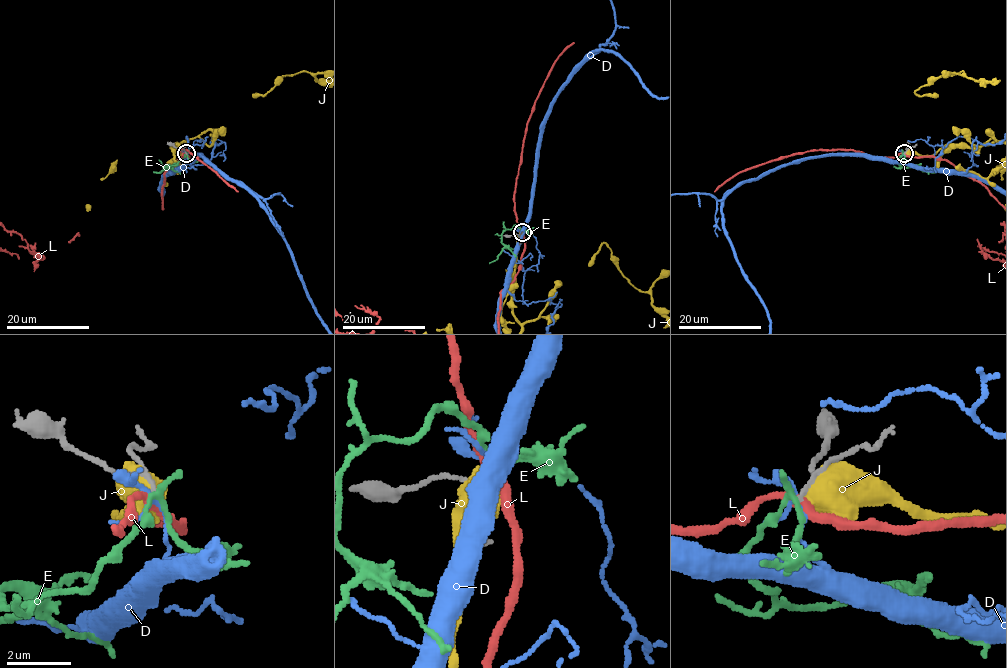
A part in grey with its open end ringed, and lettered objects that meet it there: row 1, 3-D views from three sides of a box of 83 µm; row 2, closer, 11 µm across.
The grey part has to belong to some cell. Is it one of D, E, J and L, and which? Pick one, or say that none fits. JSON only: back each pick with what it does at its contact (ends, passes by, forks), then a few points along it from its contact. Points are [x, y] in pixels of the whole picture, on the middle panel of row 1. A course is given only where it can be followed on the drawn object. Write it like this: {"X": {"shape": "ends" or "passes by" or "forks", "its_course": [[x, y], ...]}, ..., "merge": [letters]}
{"merge": []}

